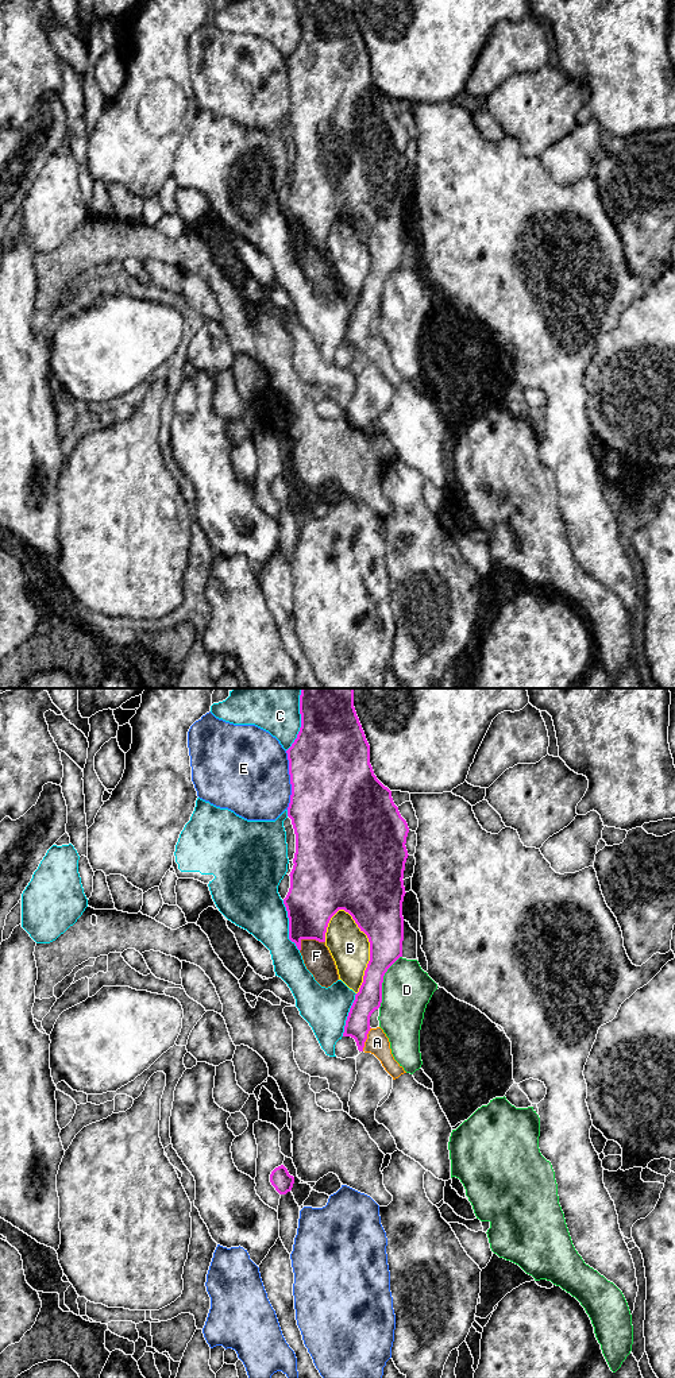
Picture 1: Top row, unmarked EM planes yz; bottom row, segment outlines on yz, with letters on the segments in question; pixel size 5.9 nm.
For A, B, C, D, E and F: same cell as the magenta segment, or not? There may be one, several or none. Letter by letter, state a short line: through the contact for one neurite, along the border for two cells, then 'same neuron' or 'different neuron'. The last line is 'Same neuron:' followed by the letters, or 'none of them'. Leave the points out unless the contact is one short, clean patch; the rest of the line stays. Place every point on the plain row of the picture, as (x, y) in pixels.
A: line yz (369, 307), (362, 316), (366, 347), (377, 351); same neuron
B: different neuron
C: different neuron
D: different neuron
E: different neuron
F: different neuron
Same neuron: A

